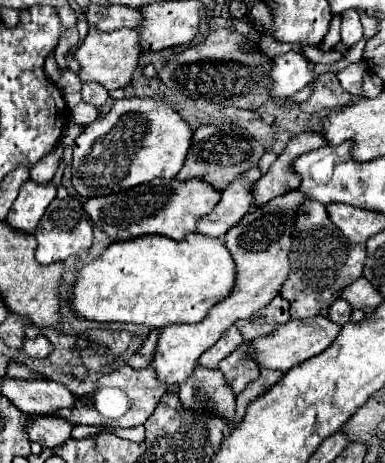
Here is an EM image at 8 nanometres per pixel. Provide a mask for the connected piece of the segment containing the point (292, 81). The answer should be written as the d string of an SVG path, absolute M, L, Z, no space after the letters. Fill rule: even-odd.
M286 52L276 56L272 68L272 96L290 98L302 90L314 78L314 72L308 66L310 62L302 52Z

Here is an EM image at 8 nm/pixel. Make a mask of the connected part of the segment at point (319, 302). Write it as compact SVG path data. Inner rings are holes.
M306 200L300 210L302 210L302 214L298 216L298 222L296 222L294 248L290 254L292 274L284 282L280 296L290 302L292 318L310 318L310 316L320 314L324 308L328 308L340 296L342 288L346 288L348 284L352 284L354 280L358 280L362 276L362 268L364 268L364 260L366 260L366 246L350 244L350 240L346 240L346 236L342 236L342 232L338 232L338 228L334 228L334 222L330 220L330 216L326 216L324 204L318 204L316 200Z

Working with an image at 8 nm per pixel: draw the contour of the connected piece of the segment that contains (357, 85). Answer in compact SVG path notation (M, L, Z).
M356 62L346 66L342 72L338 72L338 80L346 92L350 92L354 98L362 98L362 74L366 72L366 62Z

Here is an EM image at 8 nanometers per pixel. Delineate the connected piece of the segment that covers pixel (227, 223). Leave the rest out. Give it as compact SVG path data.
M254 166L250 168L250 172L244 172L242 176L238 176L224 192L222 192L222 200L216 204L216 208L204 216L198 222L198 232L206 234L206 236L224 236L234 224L240 222L240 218L252 208L254 204L254 194L252 194L252 186L254 182L262 176L260 168Z

